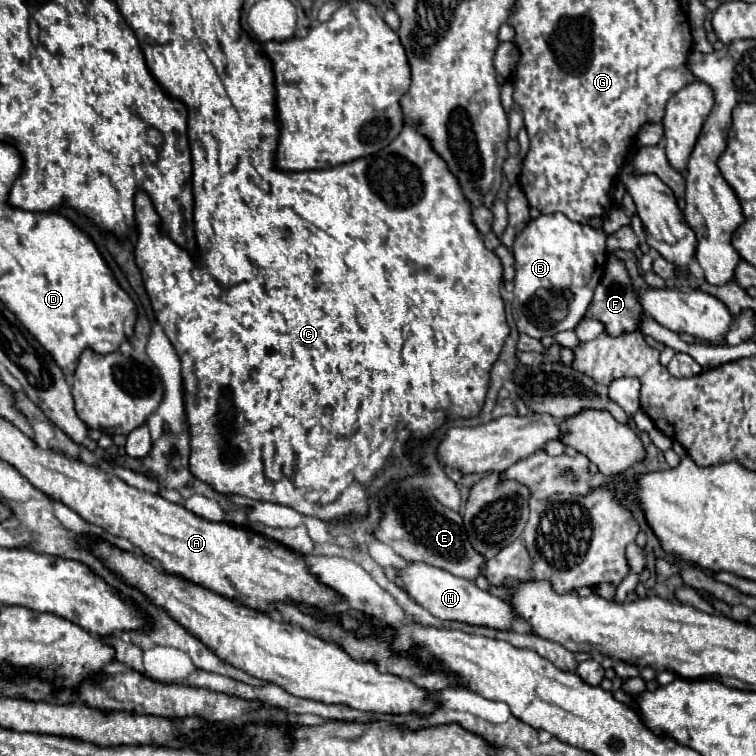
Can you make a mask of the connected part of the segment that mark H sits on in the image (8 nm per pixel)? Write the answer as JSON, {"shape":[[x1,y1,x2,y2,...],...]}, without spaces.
{"shape":[[411,563,409,567,399,569,399,575,405,581,405,591,409,593,409,597,413,597,421,607,425,607,431,615,439,619,451,619,451,621,461,621,467,625,481,625,481,627,499,629,499,631,509,631,511,623,519,619,515,609,507,601,491,595,489,591,481,591,475,583,455,577,449,571,437,569,433,565]]}

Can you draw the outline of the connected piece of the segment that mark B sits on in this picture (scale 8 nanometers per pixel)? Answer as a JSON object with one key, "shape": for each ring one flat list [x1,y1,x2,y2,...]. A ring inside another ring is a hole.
{"shape":[[561,213,541,215,517,235,513,319,519,333,543,339,559,331,575,331,593,301,593,291,605,271,607,249,603,229,569,221]]}

